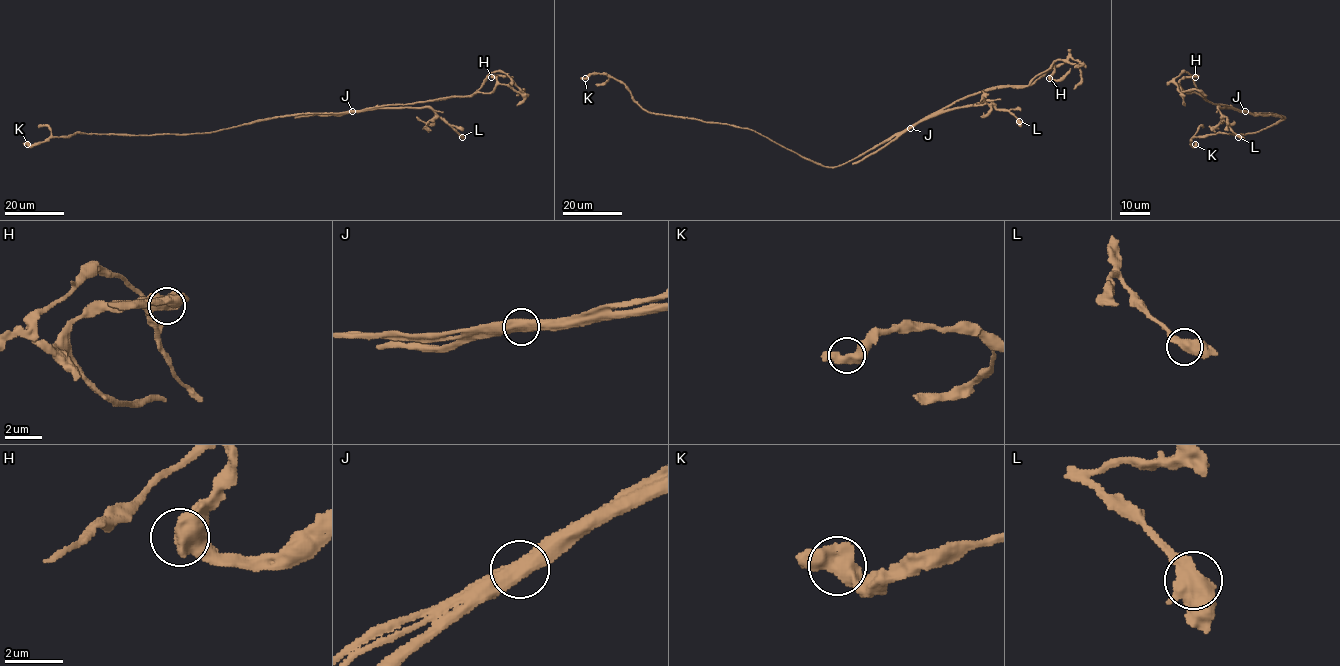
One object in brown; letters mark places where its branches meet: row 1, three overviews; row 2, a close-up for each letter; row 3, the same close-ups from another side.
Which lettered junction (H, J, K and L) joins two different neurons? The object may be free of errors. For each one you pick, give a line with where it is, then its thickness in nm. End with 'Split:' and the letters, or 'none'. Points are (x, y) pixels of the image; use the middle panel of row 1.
J: place (910, 128); calibre 550 nm
Split: J

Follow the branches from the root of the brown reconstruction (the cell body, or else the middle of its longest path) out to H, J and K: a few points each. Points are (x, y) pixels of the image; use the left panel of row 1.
H: (288, 116), (356, 112), (377, 106), (491, 93), (497, 85), (497, 78), (491, 77)
J: (288, 116), (353, 111)
K: (288, 116), (212, 132), (150, 135), (76, 133), (27, 144)

